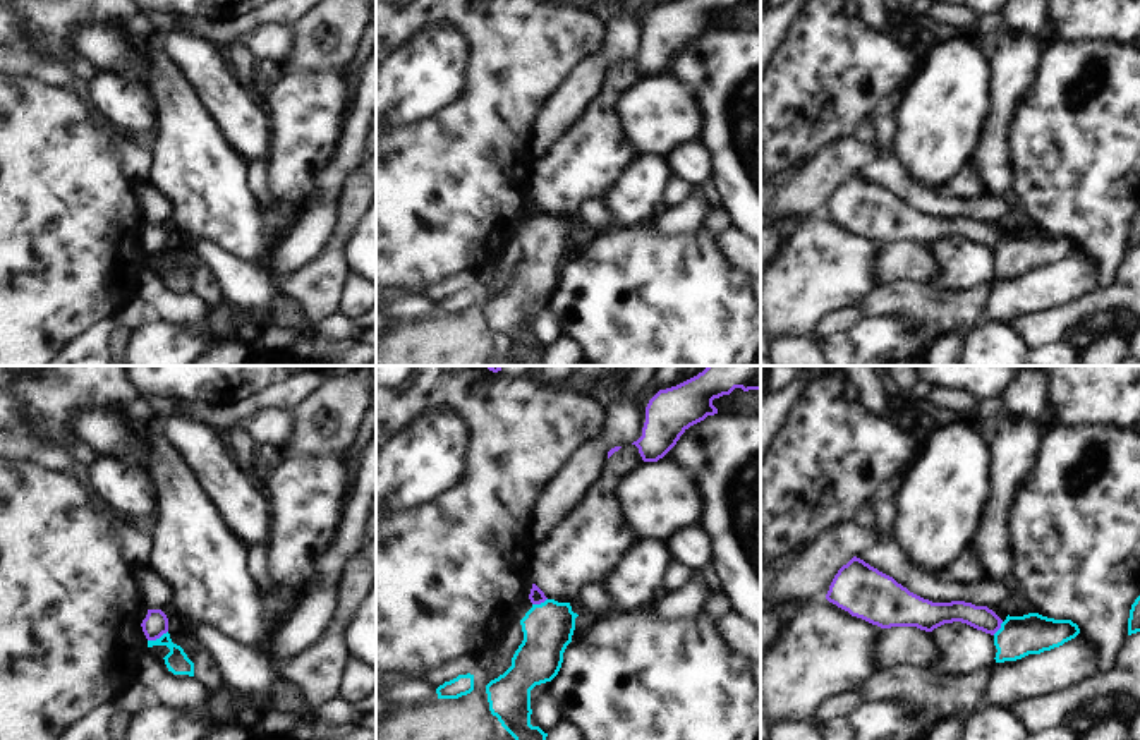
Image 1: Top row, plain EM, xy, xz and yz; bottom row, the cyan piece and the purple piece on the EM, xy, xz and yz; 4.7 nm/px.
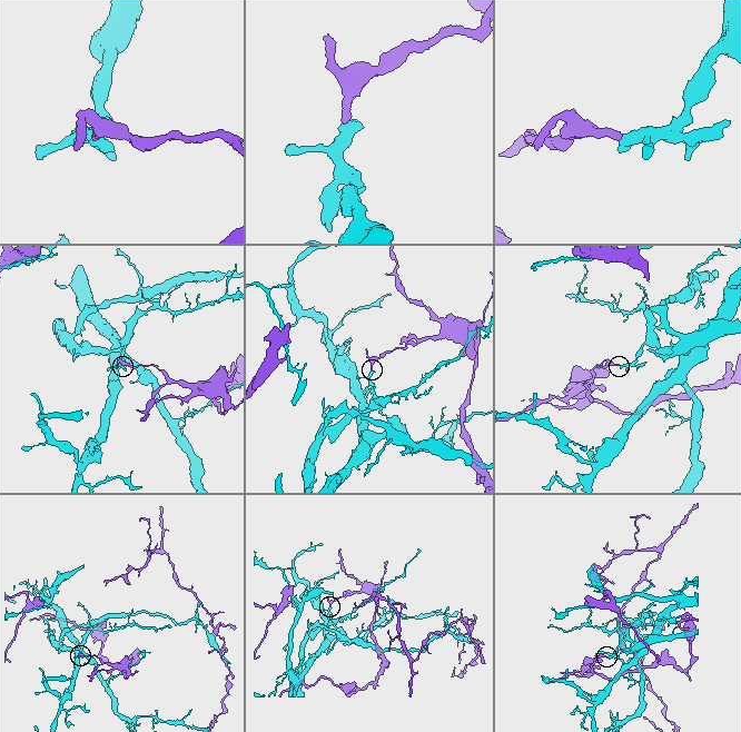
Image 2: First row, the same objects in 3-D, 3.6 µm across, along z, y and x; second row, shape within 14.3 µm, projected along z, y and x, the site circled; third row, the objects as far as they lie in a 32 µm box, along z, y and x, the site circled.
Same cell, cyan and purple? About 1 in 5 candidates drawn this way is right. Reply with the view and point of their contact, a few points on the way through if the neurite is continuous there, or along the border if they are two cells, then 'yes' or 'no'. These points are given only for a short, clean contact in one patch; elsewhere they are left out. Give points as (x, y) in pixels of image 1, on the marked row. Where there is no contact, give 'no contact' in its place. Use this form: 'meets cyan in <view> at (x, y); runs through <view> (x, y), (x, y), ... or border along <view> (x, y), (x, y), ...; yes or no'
meets cyan in xy at (157, 639); border along xy (167, 630), (148, 641); no

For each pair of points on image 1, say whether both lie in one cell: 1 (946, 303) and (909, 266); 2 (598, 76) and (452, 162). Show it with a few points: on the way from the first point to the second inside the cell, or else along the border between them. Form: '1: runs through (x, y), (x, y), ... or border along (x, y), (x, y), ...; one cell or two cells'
1: runs through (938, 296), (917, 275); one cell
2: border along (572, 76), (555, 93), (536, 122), (536, 146); two cells

